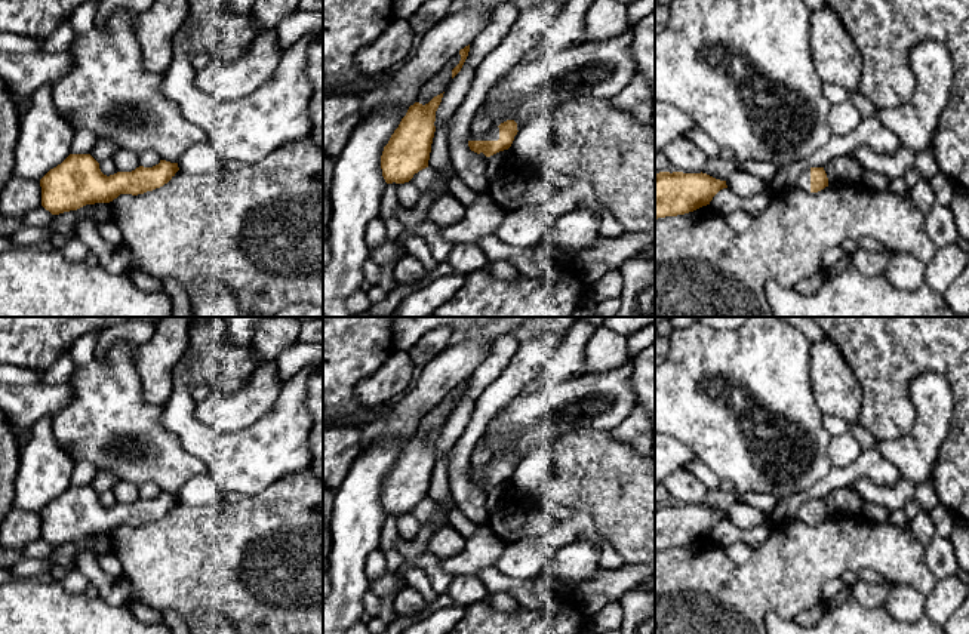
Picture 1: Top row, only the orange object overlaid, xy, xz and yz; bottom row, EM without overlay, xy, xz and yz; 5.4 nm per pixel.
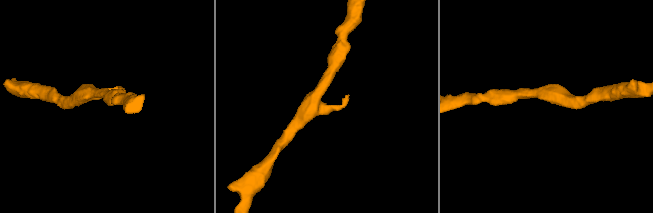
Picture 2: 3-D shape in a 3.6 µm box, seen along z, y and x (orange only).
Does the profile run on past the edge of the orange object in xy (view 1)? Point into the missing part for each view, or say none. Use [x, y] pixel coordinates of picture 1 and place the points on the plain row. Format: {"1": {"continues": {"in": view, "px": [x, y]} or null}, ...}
{"1": {"continues": null}}

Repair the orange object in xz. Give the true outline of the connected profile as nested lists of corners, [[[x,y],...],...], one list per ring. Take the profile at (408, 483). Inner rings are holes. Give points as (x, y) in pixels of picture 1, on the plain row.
[[[443,425],[425,437],[415,434],[409,438],[381,487],[382,508],[387,515],[409,514],[415,505],[428,499],[436,443],[442,430]]]

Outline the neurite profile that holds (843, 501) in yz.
[[[849,486],[839,487],[839,489],[833,490],[824,499],[824,502],[827,505],[830,517],[836,517],[836,515],[858,515],[858,514],[862,513],[862,499]]]

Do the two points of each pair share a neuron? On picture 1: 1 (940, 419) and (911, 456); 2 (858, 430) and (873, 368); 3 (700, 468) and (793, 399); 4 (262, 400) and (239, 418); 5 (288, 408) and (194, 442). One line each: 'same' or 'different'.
1: same
2: different
3: different
4: same
5: same

